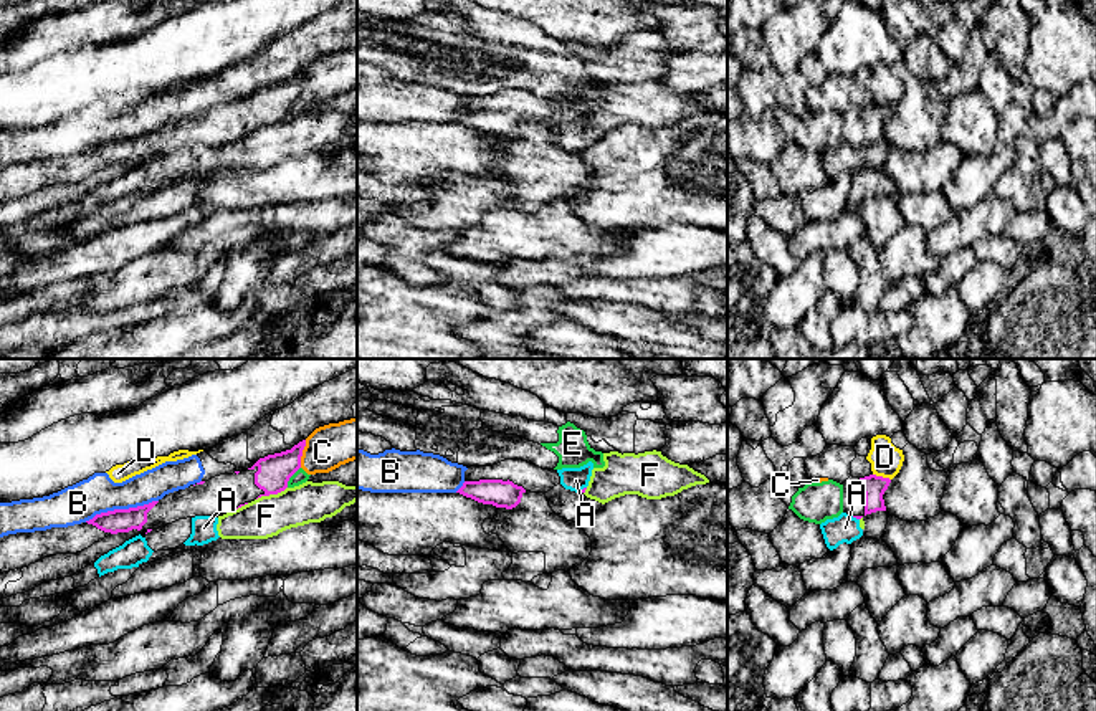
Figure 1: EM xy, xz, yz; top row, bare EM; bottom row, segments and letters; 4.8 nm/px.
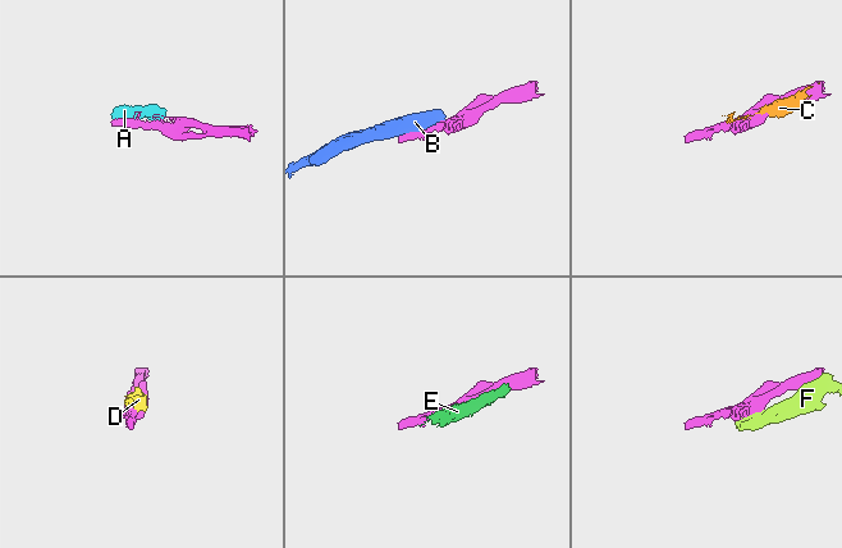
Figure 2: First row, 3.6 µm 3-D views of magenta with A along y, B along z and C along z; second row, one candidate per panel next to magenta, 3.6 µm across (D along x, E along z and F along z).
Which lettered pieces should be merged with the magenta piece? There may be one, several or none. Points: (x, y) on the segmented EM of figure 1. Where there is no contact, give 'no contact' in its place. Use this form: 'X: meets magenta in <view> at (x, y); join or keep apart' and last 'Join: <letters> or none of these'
A: meets magenta in xz at (582, 490); keep apart
B: meets magenta in xy at (121, 510); keep apart
C: meets magenta in xy at (301, 453); keep apart
D: meets magenta in yz at (881, 477); keep apart
E: meets magenta in xy at (291, 475); keep apart
F: meets magenta in xy at (271, 493); keep apart
Join: none of these

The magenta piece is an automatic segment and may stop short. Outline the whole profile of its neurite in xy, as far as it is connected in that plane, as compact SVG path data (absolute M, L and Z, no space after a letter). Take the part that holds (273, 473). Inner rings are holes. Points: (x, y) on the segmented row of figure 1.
M306 440L291 450L260 458L251 468L220 475L190 488L165 494L159 501L129 509L96 514L93 519L35 532L0 537L0 574L28 567L56 554L76 554L111 534L137 529L147 534L179 519L223 516L261 496L278 494L301 468Z

